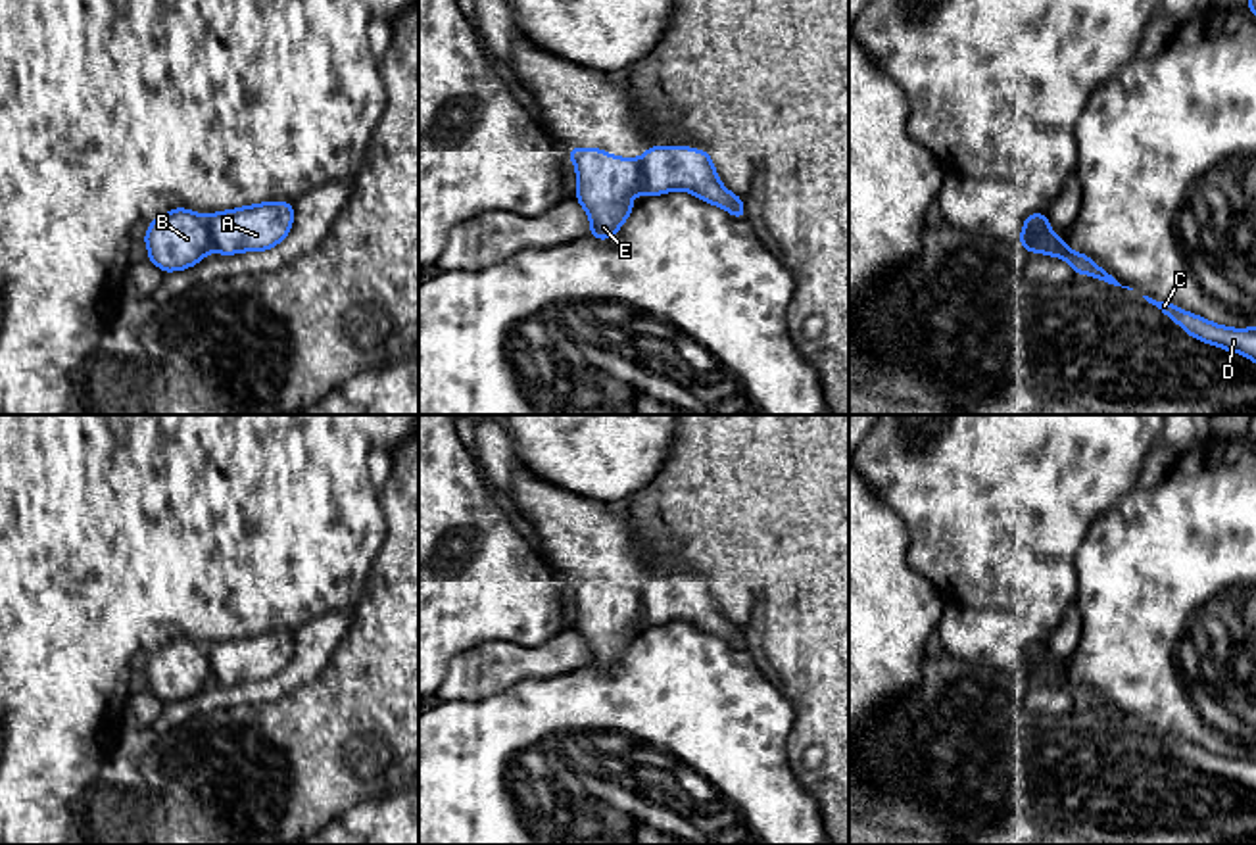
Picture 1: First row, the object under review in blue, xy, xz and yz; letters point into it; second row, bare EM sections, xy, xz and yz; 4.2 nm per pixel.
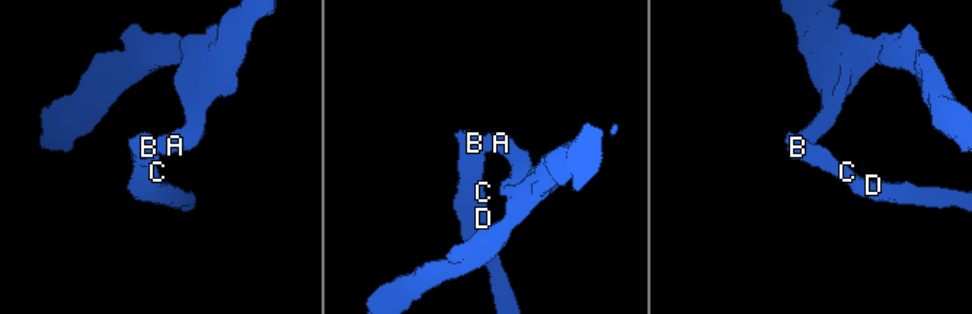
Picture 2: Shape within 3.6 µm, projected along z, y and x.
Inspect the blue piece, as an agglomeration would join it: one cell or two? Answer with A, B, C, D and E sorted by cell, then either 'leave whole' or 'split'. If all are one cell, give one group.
A / B C D E; split

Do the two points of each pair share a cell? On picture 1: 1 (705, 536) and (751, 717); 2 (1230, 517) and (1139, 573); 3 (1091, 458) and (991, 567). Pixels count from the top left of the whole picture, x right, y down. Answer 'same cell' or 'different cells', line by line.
1: different cells
2: same cell
3: same cell

